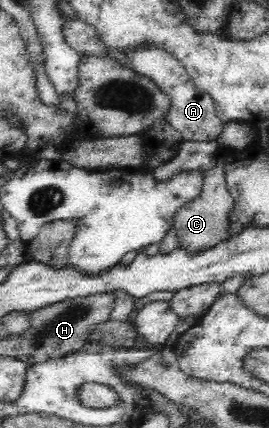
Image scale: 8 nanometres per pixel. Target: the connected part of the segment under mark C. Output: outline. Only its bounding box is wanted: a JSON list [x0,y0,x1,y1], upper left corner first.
[153,140,234,256]

